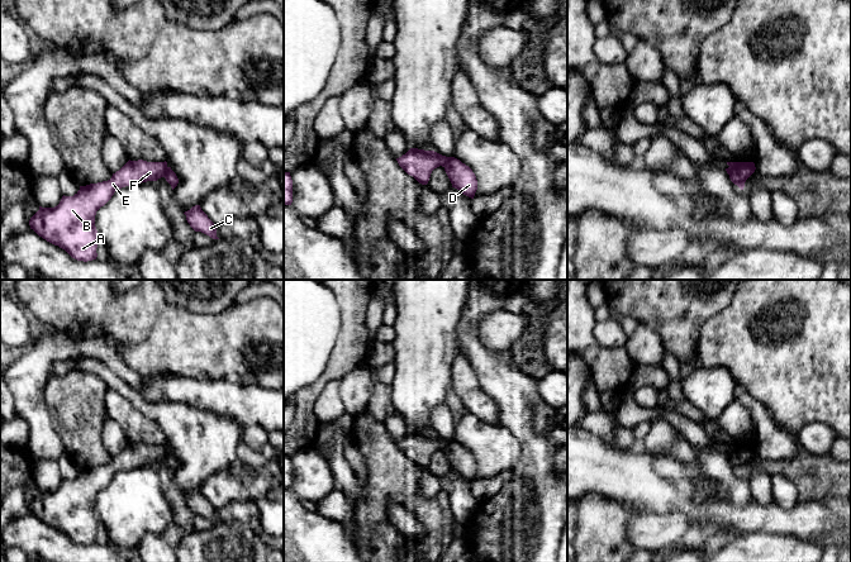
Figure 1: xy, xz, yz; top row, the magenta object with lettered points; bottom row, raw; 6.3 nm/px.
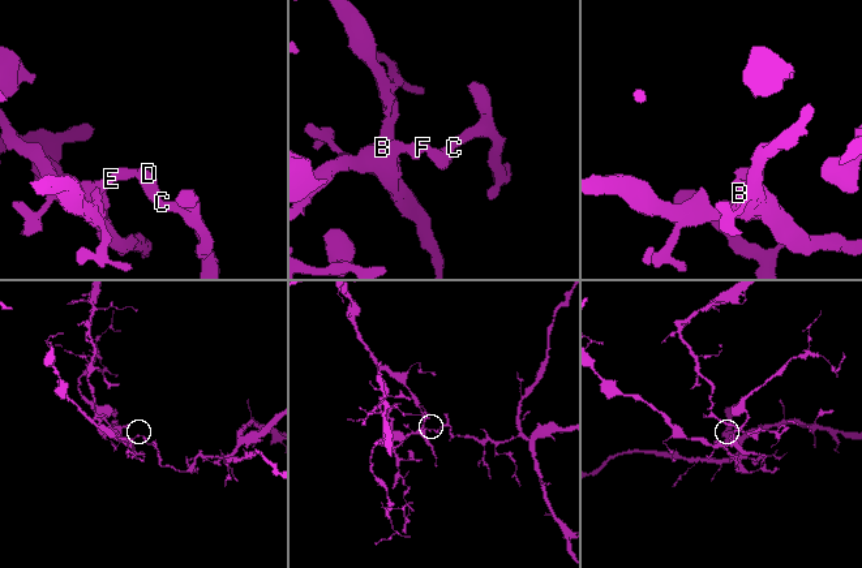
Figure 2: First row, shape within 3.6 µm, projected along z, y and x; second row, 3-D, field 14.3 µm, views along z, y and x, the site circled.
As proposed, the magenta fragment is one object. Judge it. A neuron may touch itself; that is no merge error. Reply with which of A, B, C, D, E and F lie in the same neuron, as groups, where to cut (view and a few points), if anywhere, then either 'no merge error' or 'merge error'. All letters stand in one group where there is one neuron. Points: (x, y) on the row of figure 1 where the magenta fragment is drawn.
A B E F / C D; cut in xy along (167, 167), (162, 176); merge error

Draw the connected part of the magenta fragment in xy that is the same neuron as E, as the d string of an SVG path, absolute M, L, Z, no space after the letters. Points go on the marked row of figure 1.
M128 161L108 181L80 186L73 196L62 196L54 208L42 208L29 225L39 237L65 249L77 261L96 259L100 240L95 227L96 211L122 187L157 181L163 177L167 162Z

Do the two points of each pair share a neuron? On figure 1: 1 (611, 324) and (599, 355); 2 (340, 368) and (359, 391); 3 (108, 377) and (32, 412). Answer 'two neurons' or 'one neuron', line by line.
1: two neurons
2: two neurons
3: two neurons

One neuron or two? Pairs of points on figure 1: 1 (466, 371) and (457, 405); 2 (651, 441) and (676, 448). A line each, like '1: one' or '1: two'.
1: two
2: one

